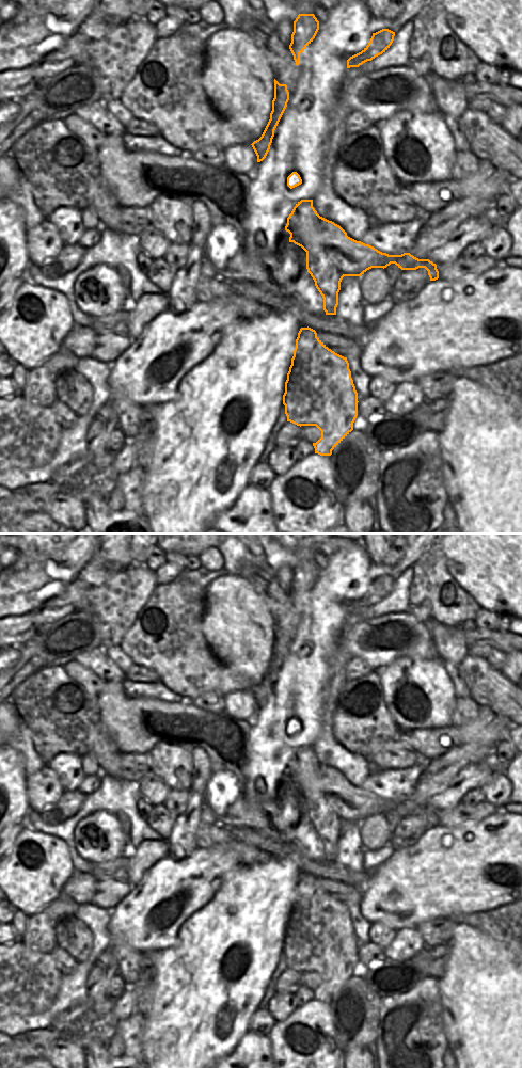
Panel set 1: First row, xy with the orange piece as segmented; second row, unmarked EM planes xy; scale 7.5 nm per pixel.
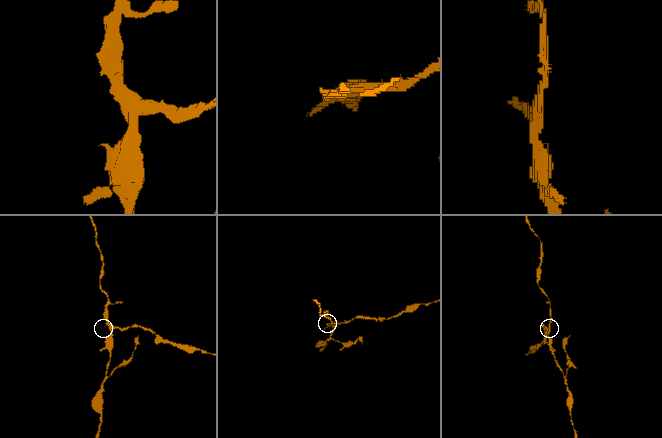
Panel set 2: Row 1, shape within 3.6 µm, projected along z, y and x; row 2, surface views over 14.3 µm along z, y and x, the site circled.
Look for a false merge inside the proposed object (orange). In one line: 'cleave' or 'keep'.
cleave

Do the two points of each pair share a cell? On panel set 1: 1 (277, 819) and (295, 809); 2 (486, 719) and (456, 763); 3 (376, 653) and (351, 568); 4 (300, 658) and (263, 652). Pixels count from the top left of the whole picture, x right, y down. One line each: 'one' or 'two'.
1: one
2: one
3: two
4: two

